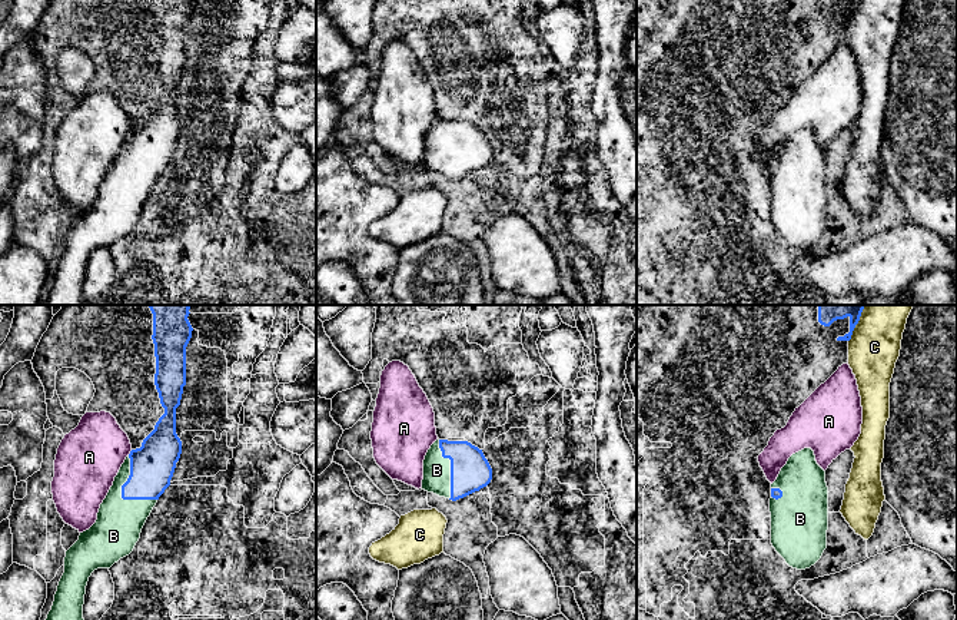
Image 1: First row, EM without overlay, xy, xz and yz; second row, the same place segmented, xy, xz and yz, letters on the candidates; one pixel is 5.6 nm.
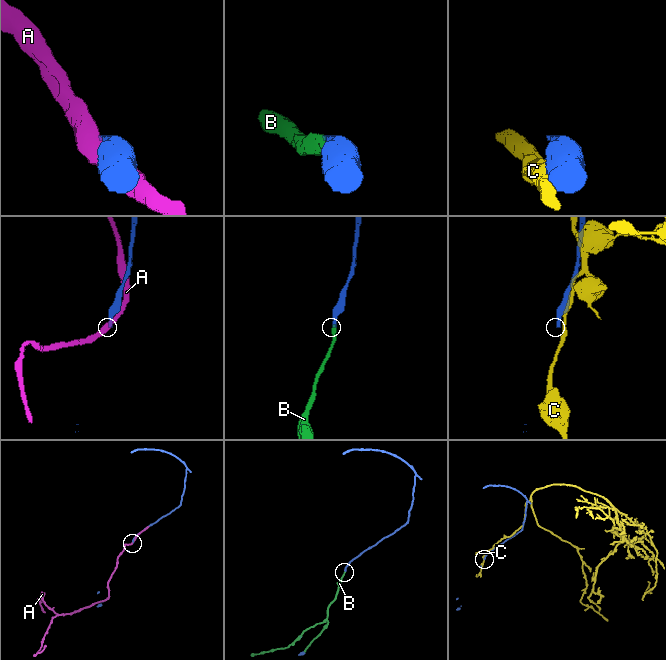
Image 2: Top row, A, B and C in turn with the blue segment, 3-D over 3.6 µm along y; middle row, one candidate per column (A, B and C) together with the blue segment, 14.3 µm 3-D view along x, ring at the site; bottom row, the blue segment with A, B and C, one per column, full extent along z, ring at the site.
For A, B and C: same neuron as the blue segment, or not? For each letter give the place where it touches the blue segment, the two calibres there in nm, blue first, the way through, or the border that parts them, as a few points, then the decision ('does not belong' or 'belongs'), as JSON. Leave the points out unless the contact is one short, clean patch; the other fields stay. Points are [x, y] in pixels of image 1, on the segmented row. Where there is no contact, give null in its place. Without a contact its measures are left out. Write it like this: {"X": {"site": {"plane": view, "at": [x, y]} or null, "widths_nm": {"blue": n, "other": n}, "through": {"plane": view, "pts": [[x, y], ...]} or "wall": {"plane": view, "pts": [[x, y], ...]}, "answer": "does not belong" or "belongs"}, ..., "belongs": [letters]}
{"A": {"site": {"plane": "xy", "at": [130, 453]}, "widths_nm": {"blue": 260, "other": 360}, "answer": "does not belong"}, "B": {"site": {"plane": "xy", "at": [122, 494]}, "widths_nm": {"blue": 260, "other": 260}, "answer": "belongs"}, "C": {"site": {"plane": "yz", "at": [857, 322]}, "widths_nm": {"blue": 170, "other": 280}, "answer": "does not belong"}, "belongs": ["B"]}

